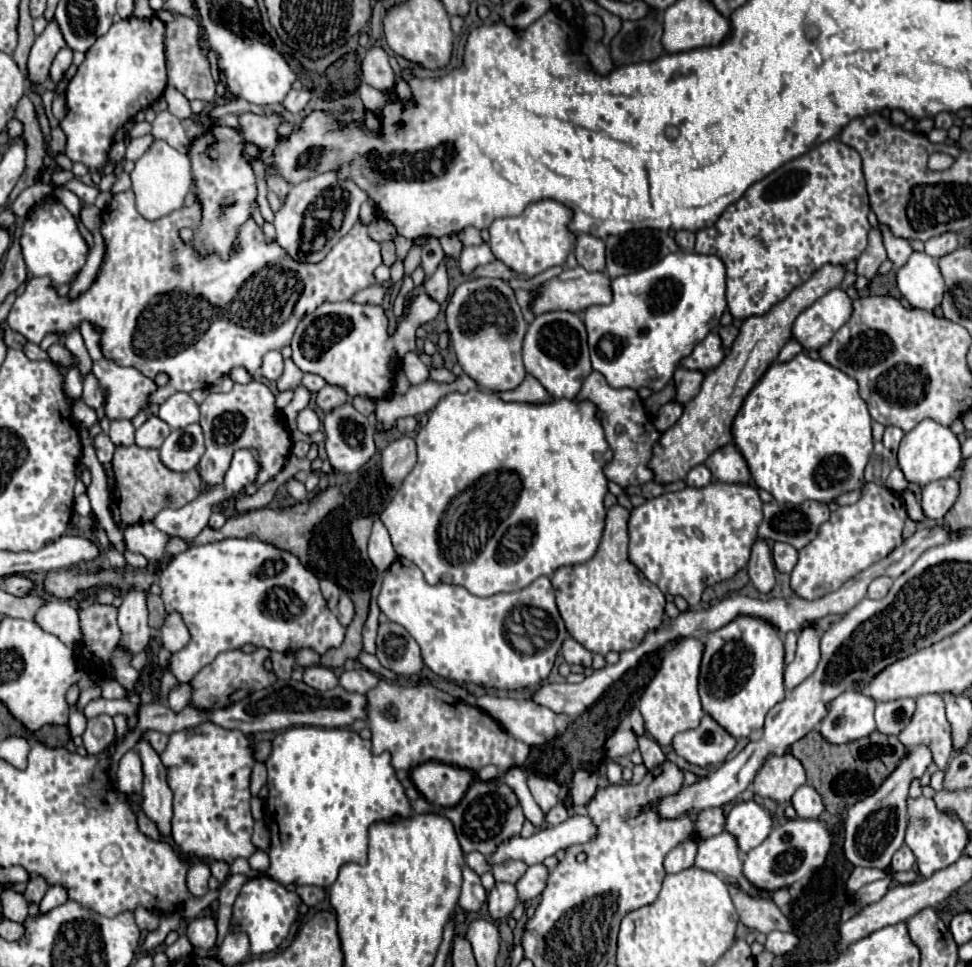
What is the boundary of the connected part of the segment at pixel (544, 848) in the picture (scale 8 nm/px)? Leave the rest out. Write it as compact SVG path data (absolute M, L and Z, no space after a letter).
M573 815L573 817L569 817L567 821L563 821L563 823L555 825L555 827L539 827L531 837L521 837L521 835L509 837L507 841L503 841L503 843L495 849L495 853L491 853L491 855L487 857L487 863L489 863L491 867L493 867L493 865L499 865L499 863L505 863L505 861L509 861L509 859L521 859L521 861L525 861L527 865L543 863L547 857L551 857L551 855L555 855L555 853L559 853L559 851L565 851L565 849L571 847L571 845L583 845L583 843L595 839L595 835L597 835L597 827L595 827L595 823L591 821L589 815Z

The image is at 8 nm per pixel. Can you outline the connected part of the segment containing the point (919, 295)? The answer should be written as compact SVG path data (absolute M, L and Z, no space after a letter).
M913 253L897 271L897 287L911 307L933 311L943 299L943 277L937 261L927 253Z

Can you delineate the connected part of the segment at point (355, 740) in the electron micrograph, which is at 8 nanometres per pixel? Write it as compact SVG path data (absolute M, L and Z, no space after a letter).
M289 727L287 731L279 733L273 739L273 755L269 757L269 761L265 763L267 771L269 771L269 781L267 781L267 801L265 801L265 821L267 827L271 831L271 849L269 849L269 857L271 857L271 867L267 869L267 875L273 877L275 881L281 881L281 885L287 883L295 883L295 885L317 885L317 887L331 887L333 881L337 879L337 873L341 869L341 865L345 863L359 863L365 865L367 863L367 829L371 823L381 821L381 819L395 819L397 815L401 817L409 817L411 815L411 805L409 799L405 797L405 789L403 785L397 781L395 771L391 769L391 757L389 753L383 755L373 755L371 753L371 741L361 739L355 731L351 729L321 729L321 727Z

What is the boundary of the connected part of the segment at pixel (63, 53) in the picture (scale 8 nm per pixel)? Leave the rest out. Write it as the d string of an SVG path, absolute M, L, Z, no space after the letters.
M63 47L59 53L57 53L57 57L55 57L55 61L53 61L53 65L51 65L51 81L57 85L61 79L63 79L63 75L65 75L65 71L71 67L71 63L73 63L73 51L69 49L69 47Z

